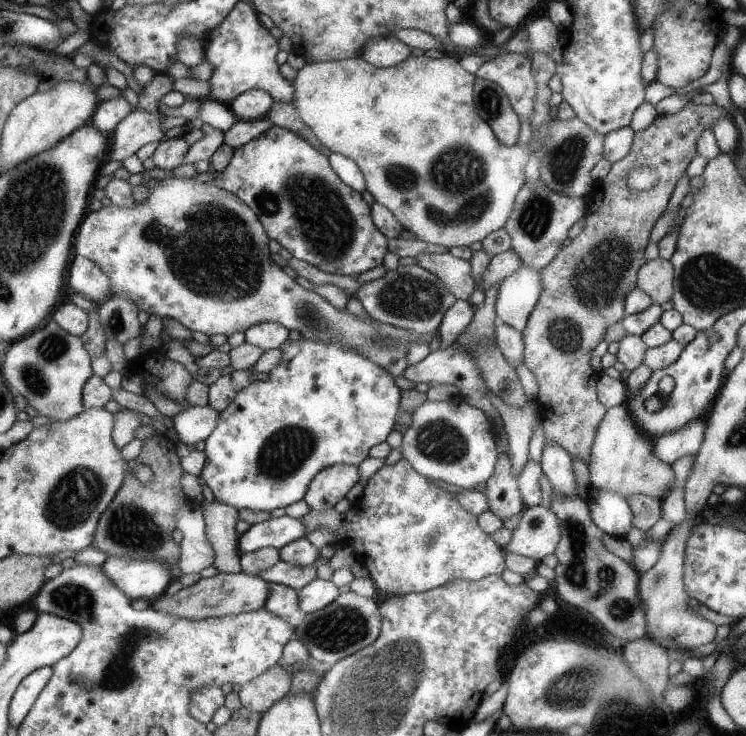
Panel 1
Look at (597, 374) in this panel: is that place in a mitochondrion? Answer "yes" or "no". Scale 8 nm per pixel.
no

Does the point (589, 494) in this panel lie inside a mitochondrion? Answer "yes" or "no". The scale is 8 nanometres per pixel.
no

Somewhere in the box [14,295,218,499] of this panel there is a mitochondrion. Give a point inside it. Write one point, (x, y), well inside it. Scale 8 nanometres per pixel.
(52, 346)

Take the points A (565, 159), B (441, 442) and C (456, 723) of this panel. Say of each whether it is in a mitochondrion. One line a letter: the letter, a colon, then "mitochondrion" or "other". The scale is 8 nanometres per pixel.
A: mitochondrion
B: mitochondrion
C: other

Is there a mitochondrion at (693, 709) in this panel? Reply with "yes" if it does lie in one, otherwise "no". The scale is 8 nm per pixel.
no

